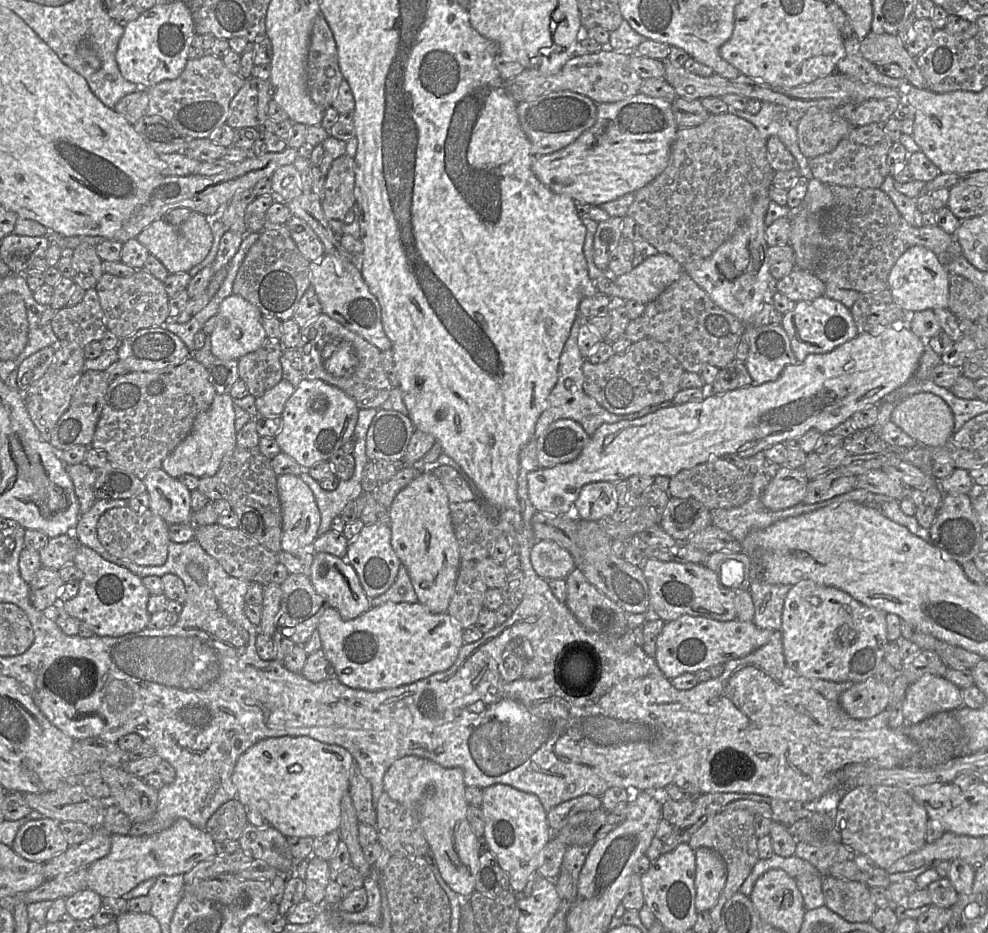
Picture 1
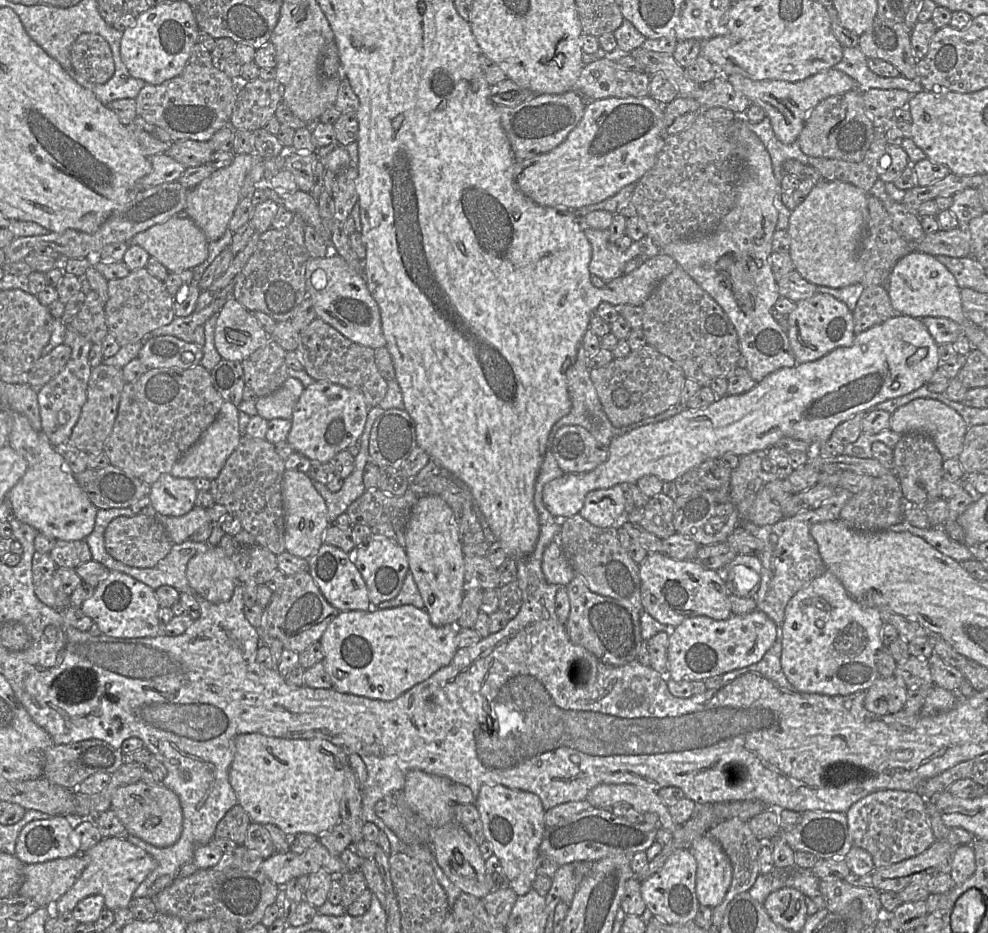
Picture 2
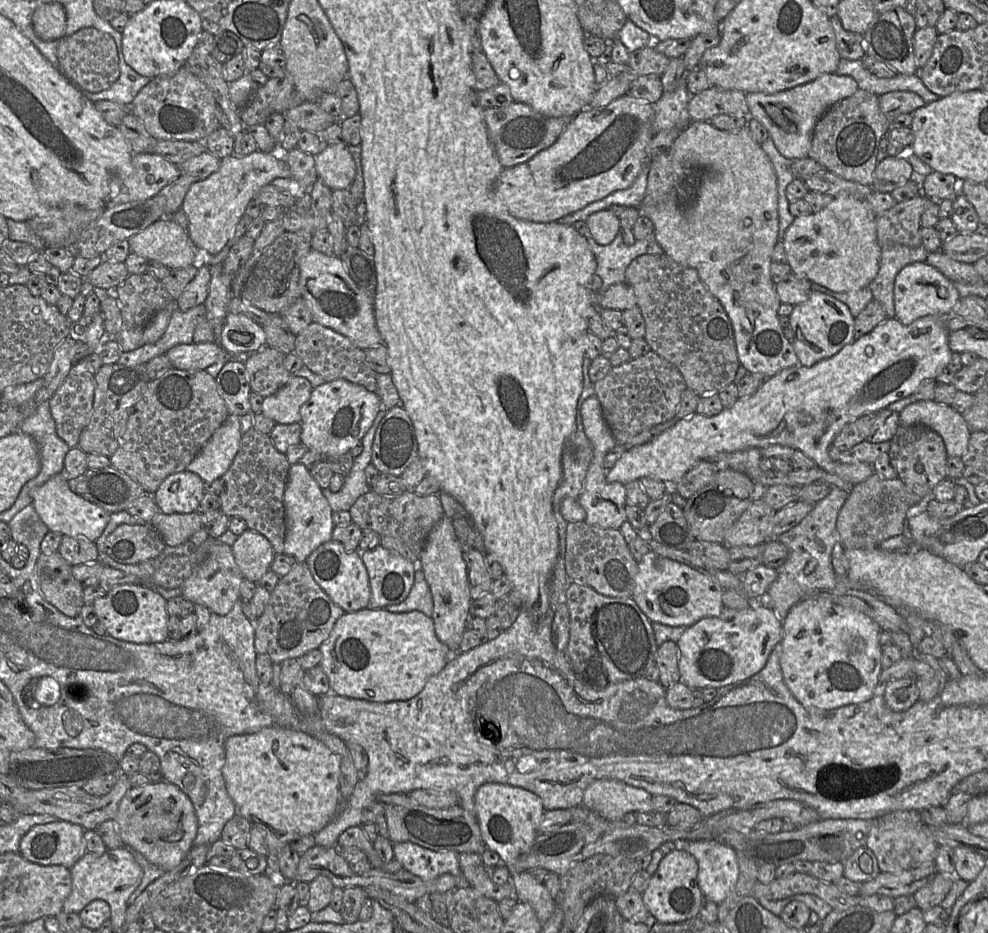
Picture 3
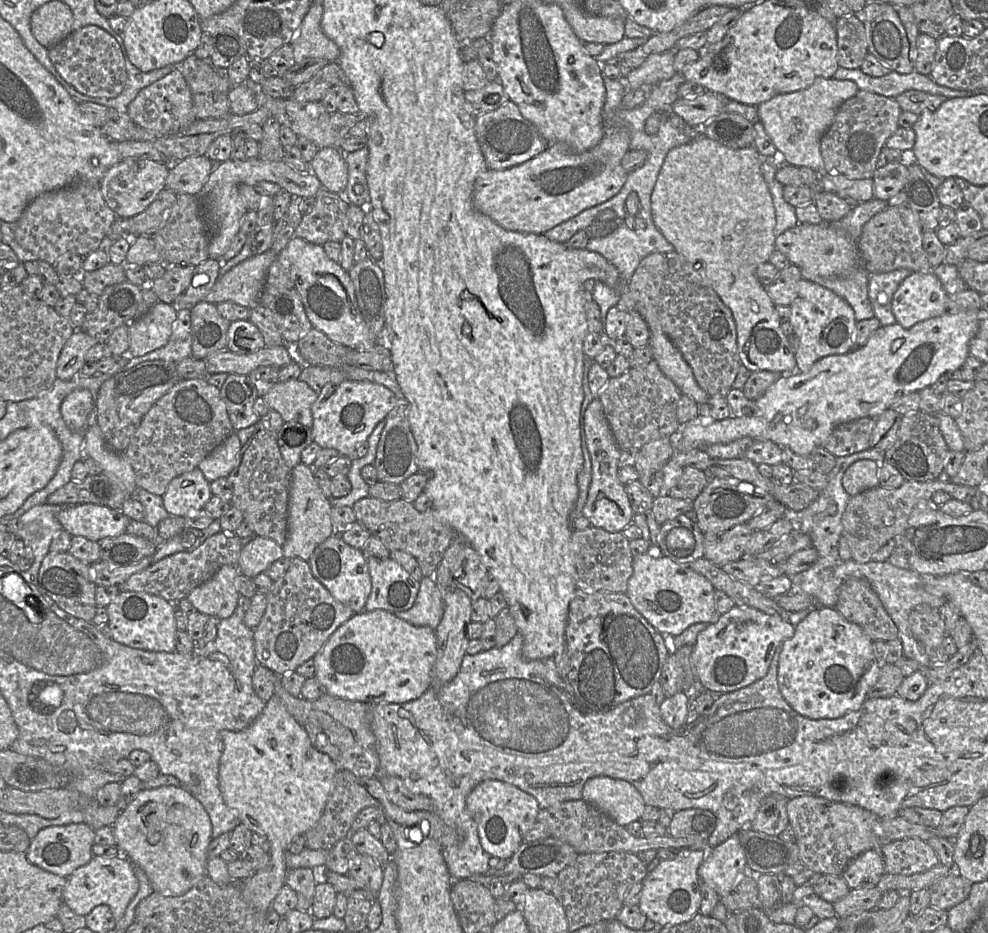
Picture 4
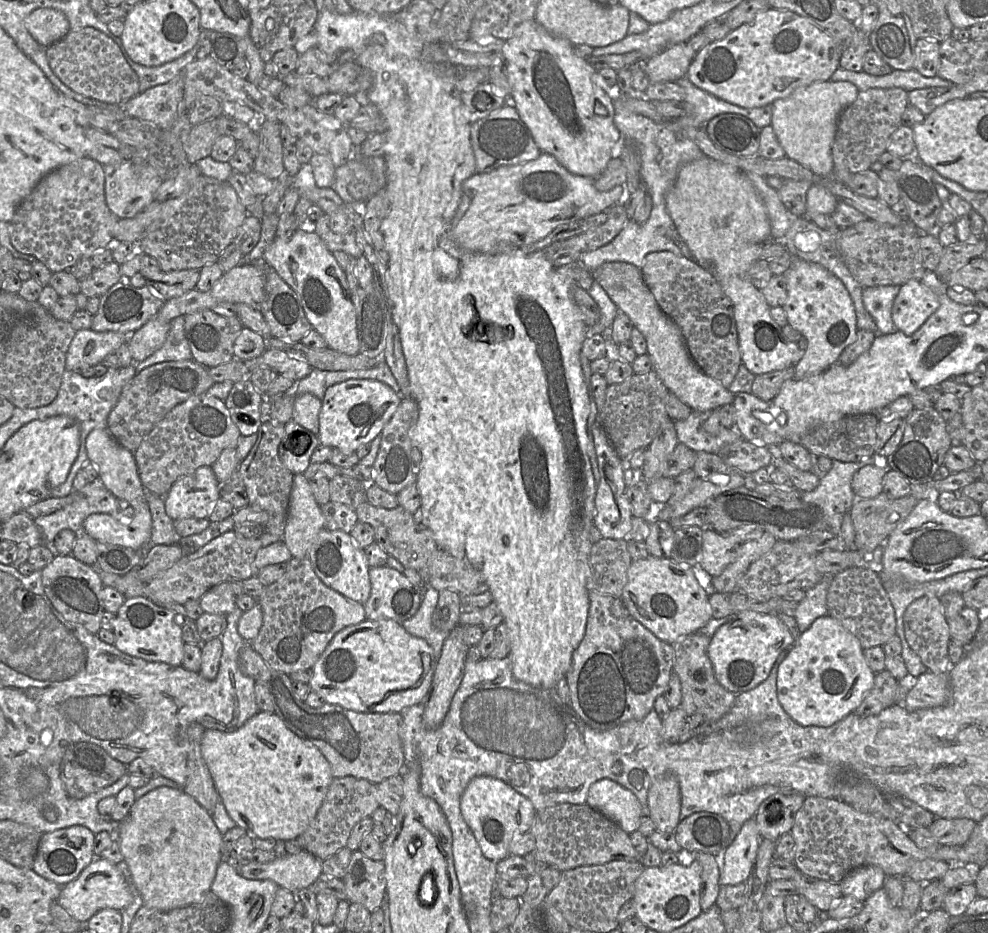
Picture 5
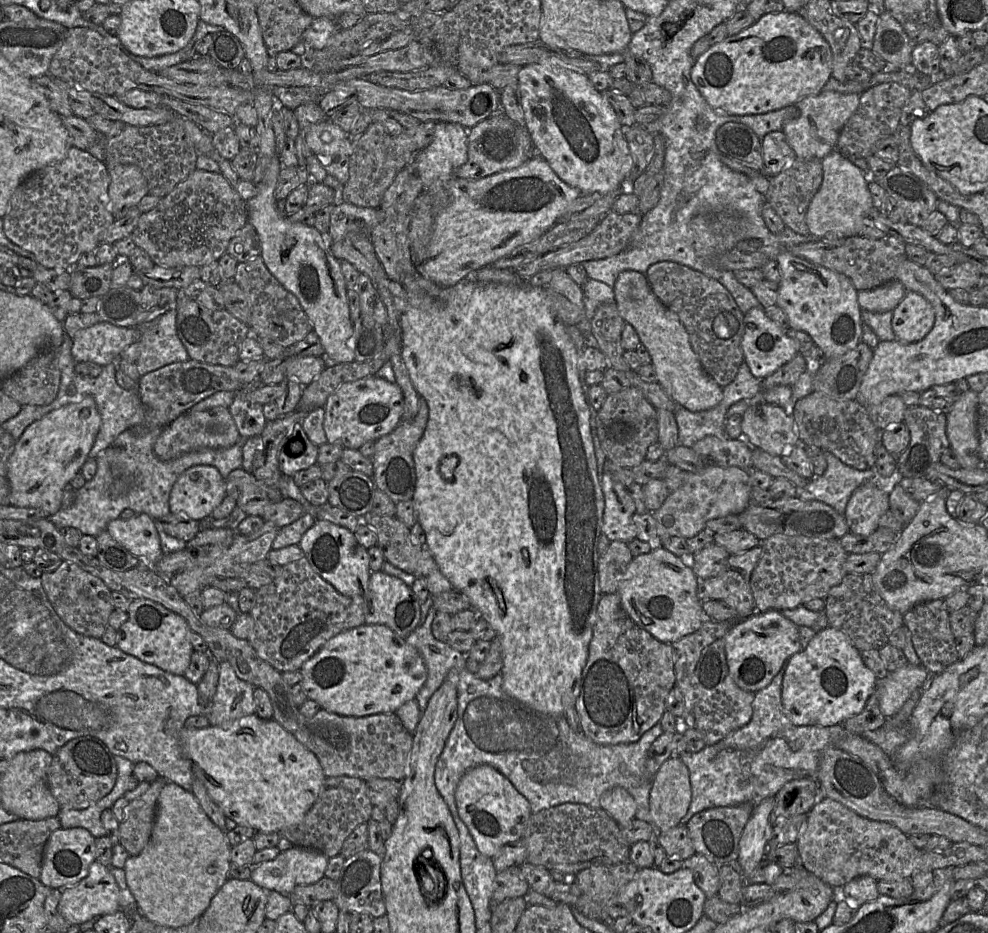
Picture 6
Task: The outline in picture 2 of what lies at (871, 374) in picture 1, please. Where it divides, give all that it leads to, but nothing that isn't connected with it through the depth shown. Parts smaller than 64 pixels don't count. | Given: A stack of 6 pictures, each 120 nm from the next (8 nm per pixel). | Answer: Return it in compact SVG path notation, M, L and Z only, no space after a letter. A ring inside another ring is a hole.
M905 315L894 316L883 323L857 334L852 345L837 348L822 358L779 369L751 390L739 395L718 398L705 409L685 409L665 420L636 427L614 438L608 446L608 458L586 473L566 473L548 482L543 488L543 503L557 520L579 514L588 492L615 485L635 484L641 477L654 475L662 481L675 481L708 459L720 459L727 453L737 456L767 450L782 438L793 438L816 446L830 439L834 429L858 413L866 412L888 399L906 395L923 385L941 366L938 344L921 319Z

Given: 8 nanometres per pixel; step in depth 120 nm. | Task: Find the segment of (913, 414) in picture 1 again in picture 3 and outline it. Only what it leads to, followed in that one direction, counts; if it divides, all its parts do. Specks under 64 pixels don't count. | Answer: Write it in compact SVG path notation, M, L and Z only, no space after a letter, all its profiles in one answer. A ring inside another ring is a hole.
M934 400L913 402L899 413L899 424L924 425L936 431L944 441L948 457L962 457L967 451L970 429L950 405Z

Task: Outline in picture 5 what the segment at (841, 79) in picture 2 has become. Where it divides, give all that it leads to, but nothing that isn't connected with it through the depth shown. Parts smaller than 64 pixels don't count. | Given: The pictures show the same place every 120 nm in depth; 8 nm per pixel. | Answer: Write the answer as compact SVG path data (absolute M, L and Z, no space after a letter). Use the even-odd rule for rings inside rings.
M815 81L796 89L787 98L775 100L771 104L771 126L786 157L820 177L830 177L833 171L832 145L839 116L856 100L858 92L858 88L851 82Z

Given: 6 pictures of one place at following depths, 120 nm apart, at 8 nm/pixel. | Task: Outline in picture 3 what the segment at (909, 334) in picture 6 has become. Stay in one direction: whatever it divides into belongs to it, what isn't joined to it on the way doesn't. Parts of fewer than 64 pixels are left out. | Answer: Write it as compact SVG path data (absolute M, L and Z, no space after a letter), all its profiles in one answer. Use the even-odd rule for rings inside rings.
M914 262L905 266L894 282L895 318L903 325L910 325L915 320L928 316L946 316L960 299L954 283L938 269L926 262Z

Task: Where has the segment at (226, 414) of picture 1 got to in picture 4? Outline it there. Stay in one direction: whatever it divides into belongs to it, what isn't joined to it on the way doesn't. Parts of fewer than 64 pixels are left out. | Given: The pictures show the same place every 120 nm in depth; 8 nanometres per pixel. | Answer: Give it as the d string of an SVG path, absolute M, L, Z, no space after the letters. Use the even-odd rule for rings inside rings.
M236 432L229 435L197 466L208 482L227 478L239 466L241 461L241 444Z

